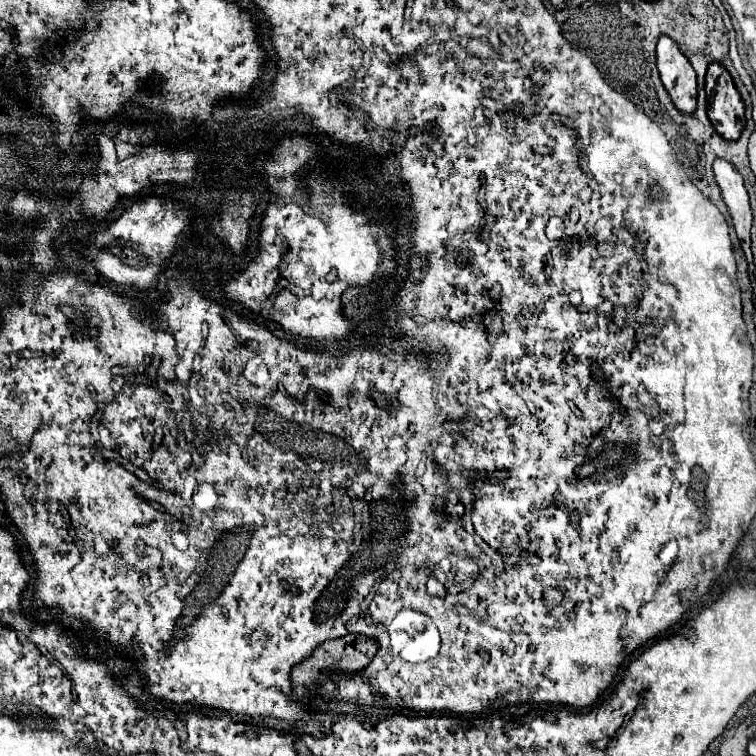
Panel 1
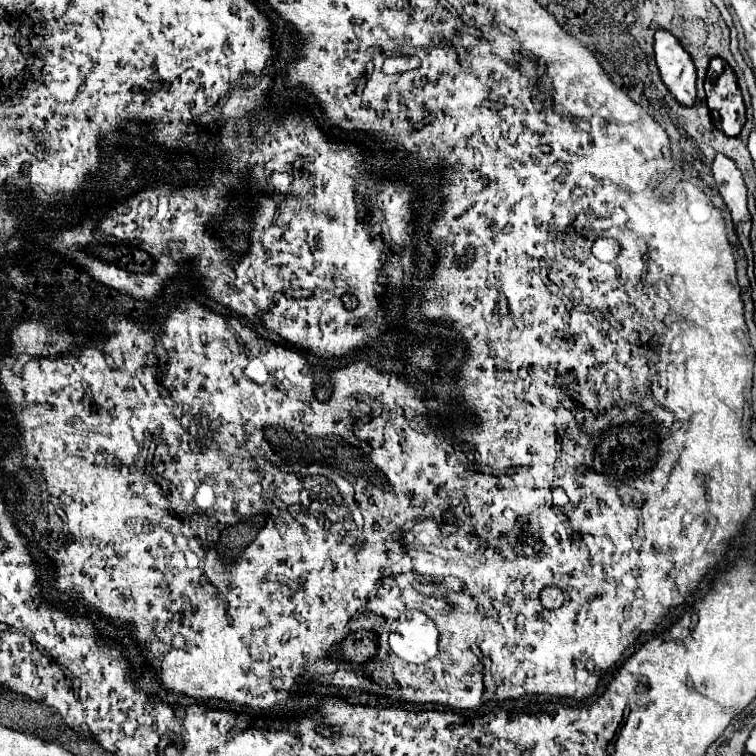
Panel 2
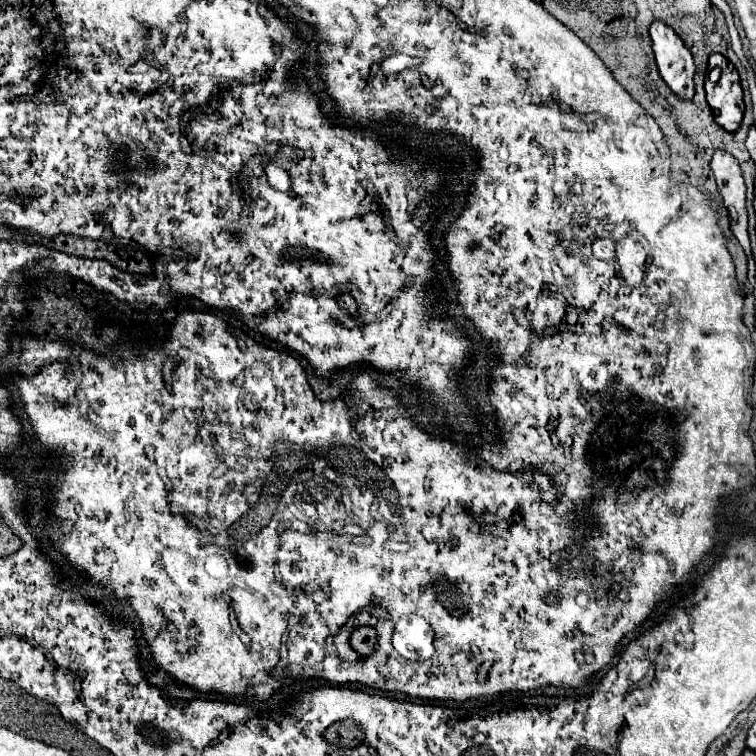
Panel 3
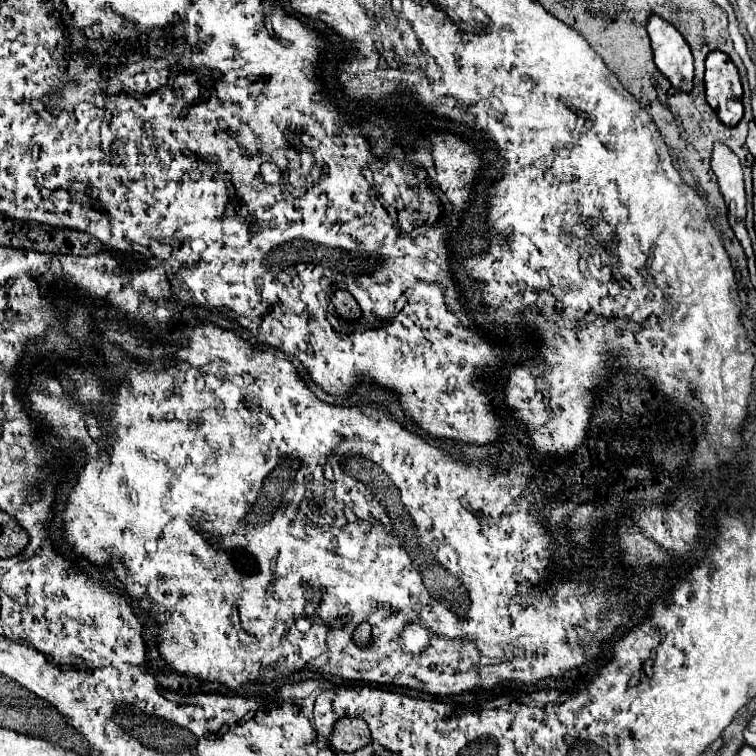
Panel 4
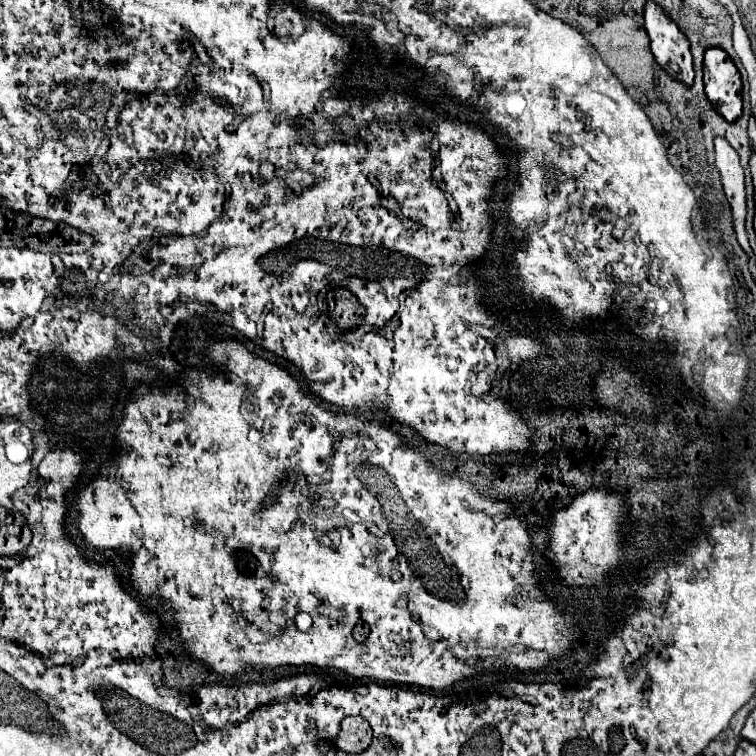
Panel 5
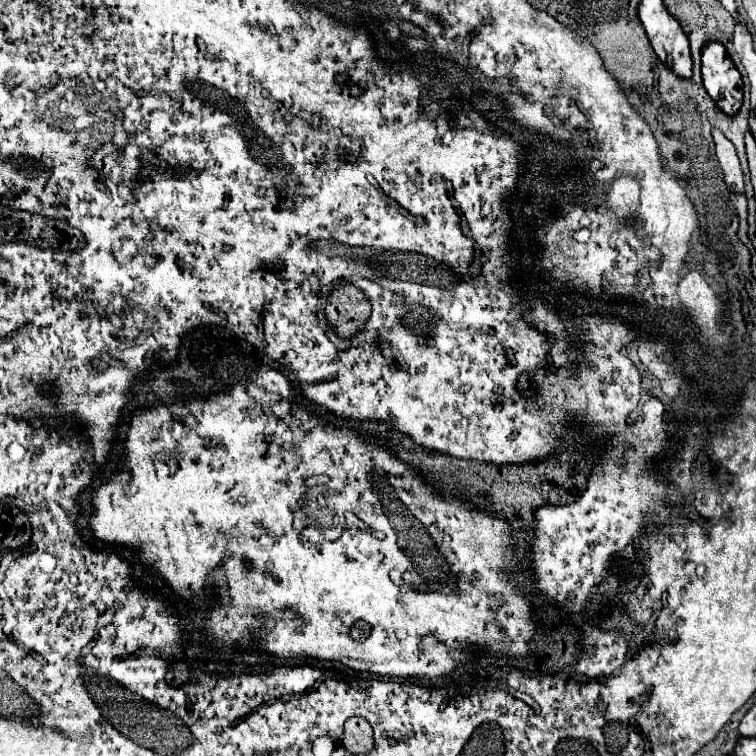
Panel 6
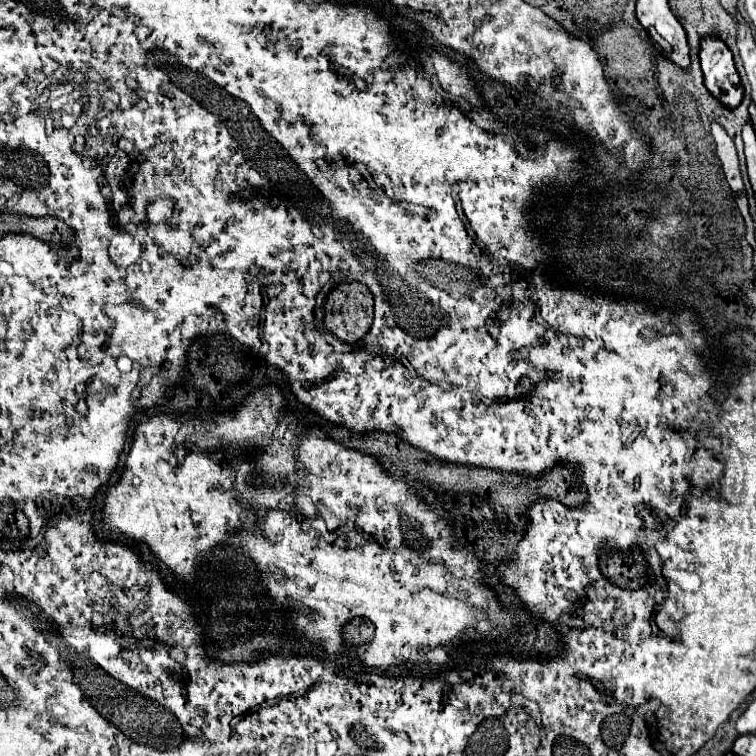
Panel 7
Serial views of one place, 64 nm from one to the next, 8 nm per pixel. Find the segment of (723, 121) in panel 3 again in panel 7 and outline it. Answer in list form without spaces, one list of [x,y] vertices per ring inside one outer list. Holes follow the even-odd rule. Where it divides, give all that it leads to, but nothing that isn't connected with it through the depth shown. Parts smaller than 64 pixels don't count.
[[[706,36],[704,42],[700,42],[700,64],[710,94],[724,106],[736,108],[742,102],[744,90],[730,48],[722,40],[716,40],[716,36]]]

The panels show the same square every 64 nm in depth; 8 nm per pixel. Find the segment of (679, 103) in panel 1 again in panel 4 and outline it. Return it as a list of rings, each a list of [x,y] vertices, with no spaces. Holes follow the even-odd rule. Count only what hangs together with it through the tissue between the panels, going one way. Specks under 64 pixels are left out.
[[[650,14],[646,30],[652,42],[654,62],[658,70],[672,82],[674,88],[690,92],[694,66],[692,66],[692,54],[684,36],[680,36],[680,32],[672,24],[668,24],[664,18],[656,14]]]

